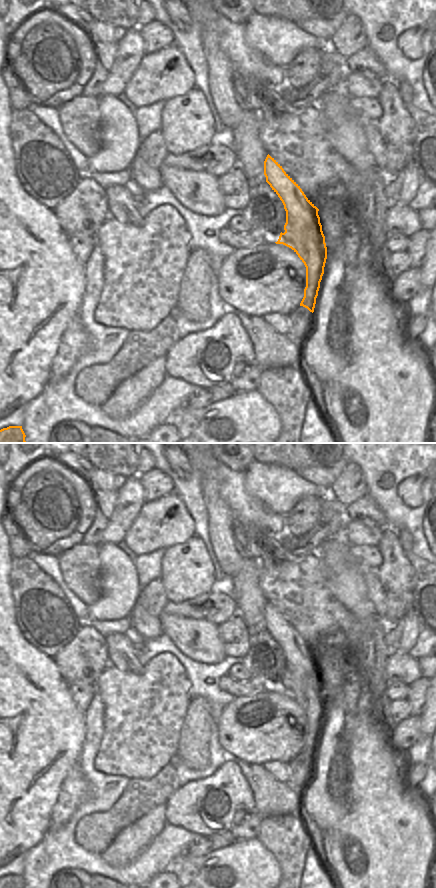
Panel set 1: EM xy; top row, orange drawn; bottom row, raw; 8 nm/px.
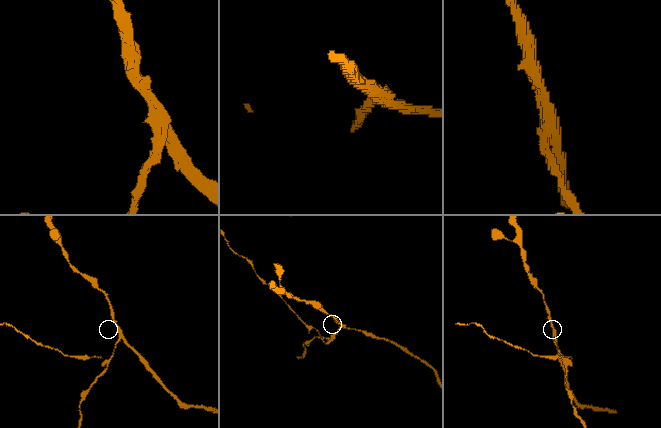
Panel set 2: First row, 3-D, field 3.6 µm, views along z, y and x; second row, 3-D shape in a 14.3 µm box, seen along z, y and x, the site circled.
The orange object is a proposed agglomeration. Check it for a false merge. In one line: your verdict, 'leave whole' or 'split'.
split

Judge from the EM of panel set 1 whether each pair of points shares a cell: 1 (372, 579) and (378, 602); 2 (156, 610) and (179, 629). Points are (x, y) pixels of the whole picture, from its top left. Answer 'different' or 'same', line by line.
1: same
2: different

